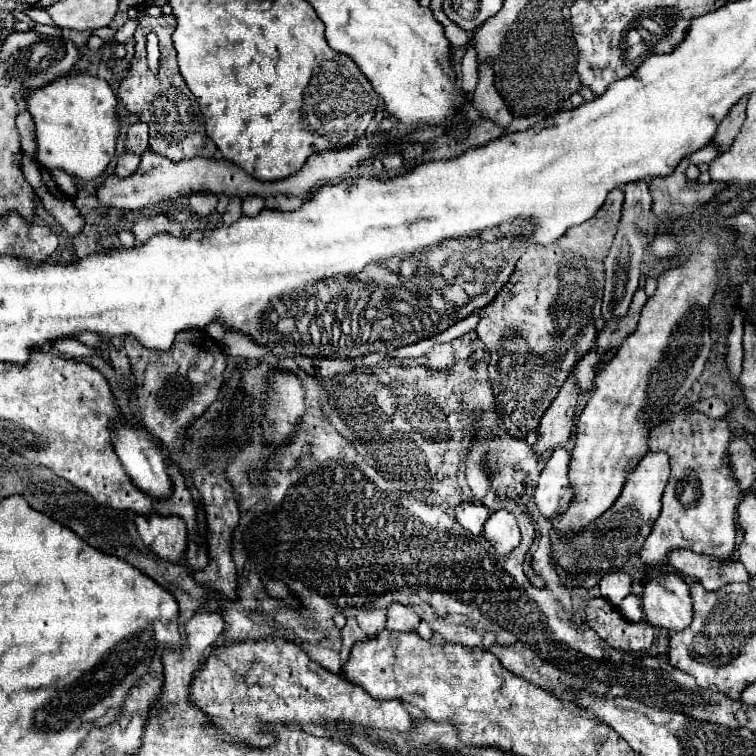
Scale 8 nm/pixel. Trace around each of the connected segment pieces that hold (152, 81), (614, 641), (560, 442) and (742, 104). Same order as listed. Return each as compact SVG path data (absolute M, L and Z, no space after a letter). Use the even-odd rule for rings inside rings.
M142 14L138 18L138 28L134 32L136 38L136 56L130 64L128 76L118 88L118 96L124 102L124 106L132 114L140 114L142 122L150 126L150 150L156 154L162 154L170 158L172 162L180 162L192 156L212 156L210 154L210 140L204 132L204 118L200 112L200 106L194 98L194 94L188 90L182 74L178 72L176 64L176 50L172 44L172 32L176 30L176 18L174 16L160 16L154 18L150 14ZM156 32L160 40L161 58L158 74L152 74L146 66L146 34Z
M592 598L586 602L584 612L586 624L590 624L608 646L624 652L646 652L652 646L652 624L626 620L608 600Z
M572 376L566 380L562 390L558 392L556 400L550 404L546 414L542 416L540 428L538 428L538 440L532 446L536 456L542 456L542 452L564 446L570 436L574 434L574 412L576 412L576 398L578 390L572 382Z
M740 98L730 108L730 112L726 114L726 118L720 122L718 132L714 136L714 142L720 146L720 152L726 152L732 146L736 134L740 132L740 126L742 126L742 122L746 118L746 104L748 104L748 98Z

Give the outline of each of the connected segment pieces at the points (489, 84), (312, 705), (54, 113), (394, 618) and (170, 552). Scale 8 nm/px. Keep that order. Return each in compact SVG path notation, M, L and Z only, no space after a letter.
M484 60L480 62L478 66L478 84L476 84L476 90L474 90L474 108L498 122L500 126L508 126L512 122L512 114L508 110L508 106L502 102L502 96L498 94L498 90L494 88L494 68L492 68L492 62L490 60Z
M276 636L230 642L230 646L216 648L192 674L188 700L204 712L218 730L220 740L240 740L250 746L270 746L276 742L274 736L260 732L260 724L266 722L326 724L344 720L364 728L396 728L400 732L414 728L412 716L400 700L372 698L360 686L310 660L298 644Z
M68 74L50 80L46 86L26 92L28 112L36 124L38 162L48 168L62 168L76 180L94 180L104 174L114 158L120 138L118 100L110 84L90 74Z
M392 602L388 610L390 610L388 612L390 614L390 620L386 620L386 628L398 630L398 632L416 632L424 640L430 640L432 638L430 626L416 612L412 612L410 606Z
M138 514L134 520L138 534L150 552L158 554L158 558L166 558L168 562L178 562L184 558L188 538L186 524L178 516Z

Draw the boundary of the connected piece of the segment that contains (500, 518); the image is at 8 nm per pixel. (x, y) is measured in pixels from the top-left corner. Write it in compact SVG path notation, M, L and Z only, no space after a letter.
M496 510L484 524L484 538L502 556L510 554L520 544L522 538L514 514L508 510Z

